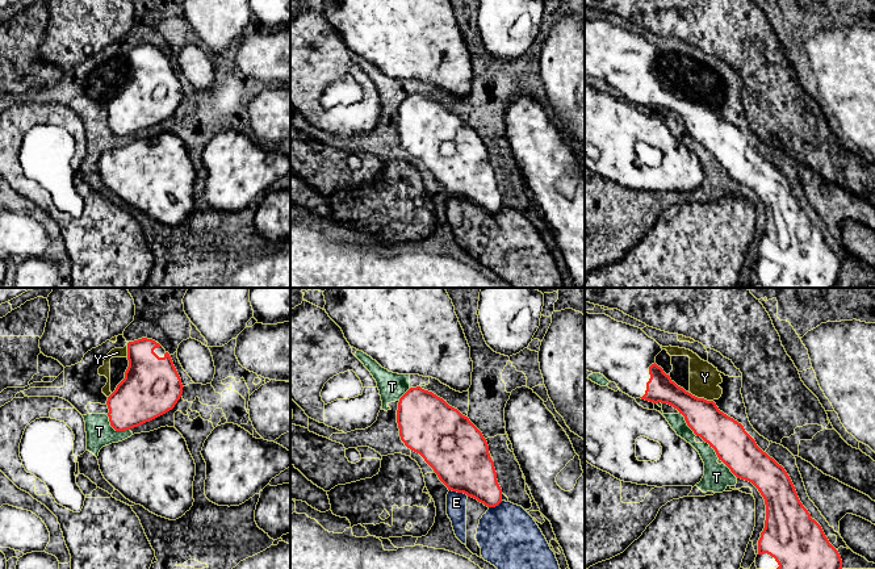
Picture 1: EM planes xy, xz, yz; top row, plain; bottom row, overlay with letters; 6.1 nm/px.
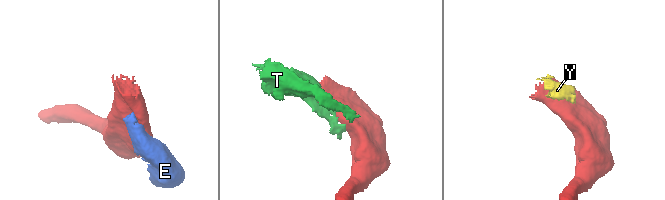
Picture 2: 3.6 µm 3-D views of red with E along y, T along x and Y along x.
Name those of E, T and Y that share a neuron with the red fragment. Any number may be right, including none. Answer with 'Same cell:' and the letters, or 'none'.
Same cell: none

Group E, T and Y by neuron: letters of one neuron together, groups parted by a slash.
E T Y

